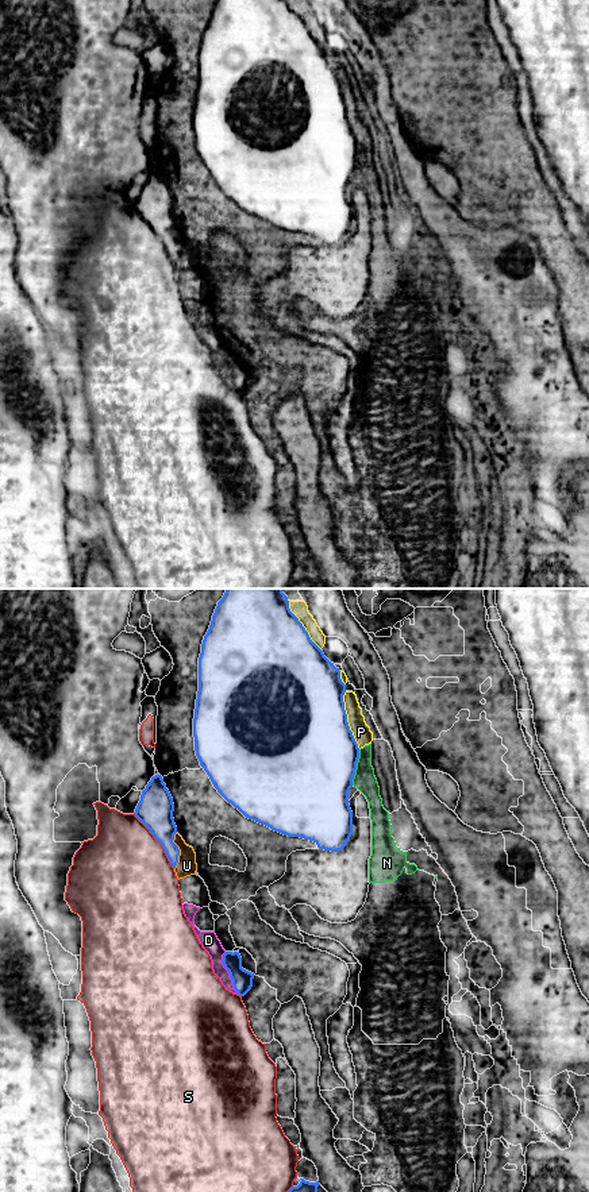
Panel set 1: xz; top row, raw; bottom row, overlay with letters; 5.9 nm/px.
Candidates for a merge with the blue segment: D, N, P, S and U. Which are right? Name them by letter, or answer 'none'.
none

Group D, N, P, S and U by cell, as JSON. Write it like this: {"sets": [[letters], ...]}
{"sets": [["D", "U"], ["N", "P"], ["S"]]}

